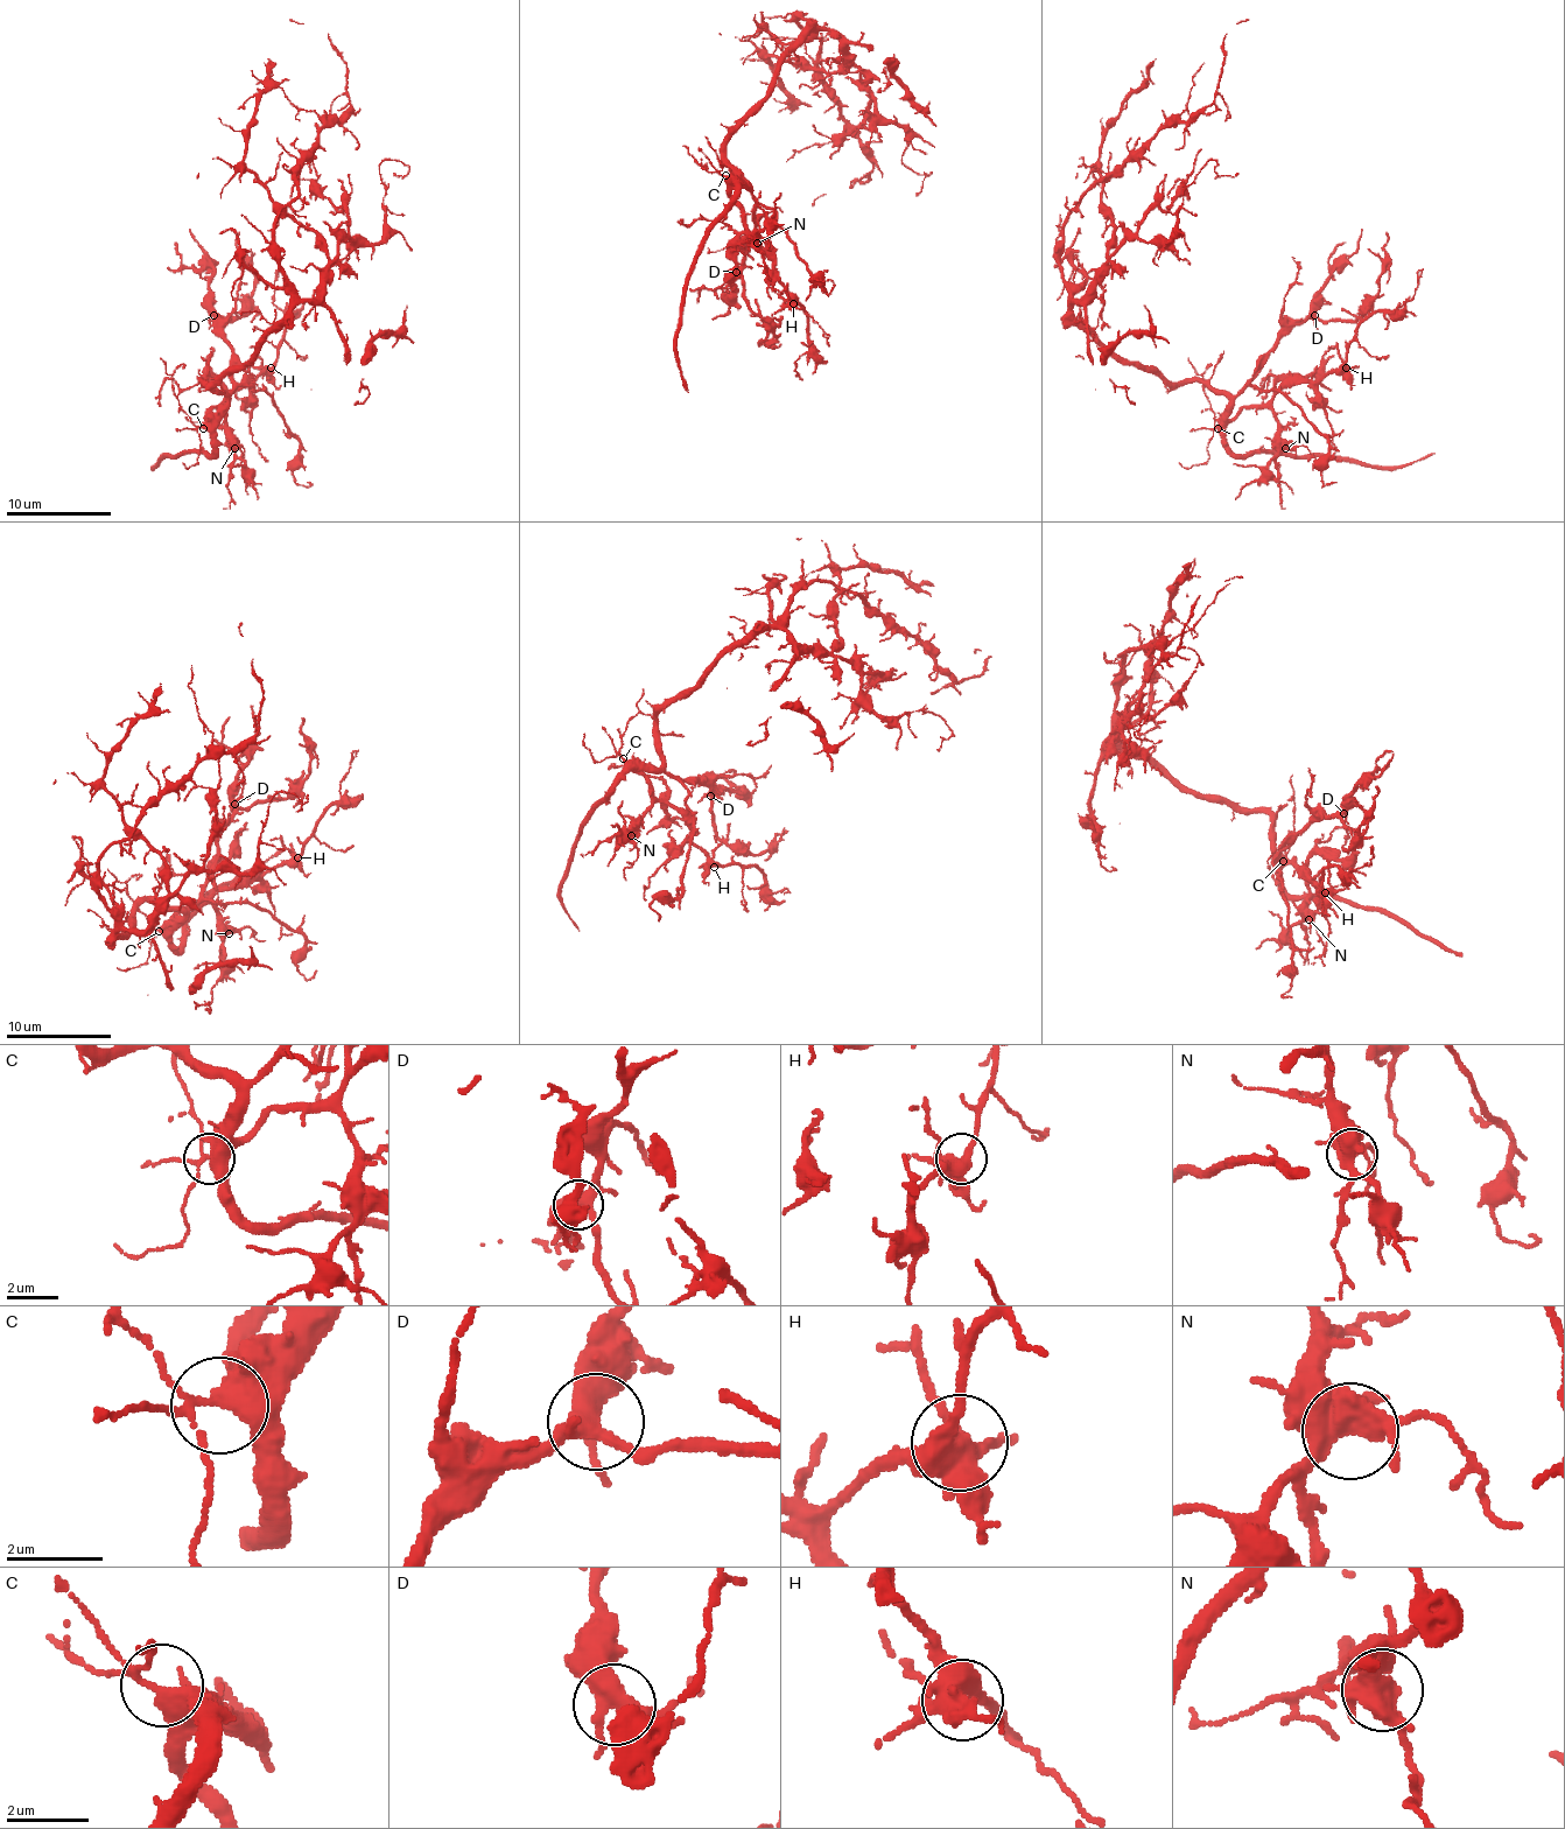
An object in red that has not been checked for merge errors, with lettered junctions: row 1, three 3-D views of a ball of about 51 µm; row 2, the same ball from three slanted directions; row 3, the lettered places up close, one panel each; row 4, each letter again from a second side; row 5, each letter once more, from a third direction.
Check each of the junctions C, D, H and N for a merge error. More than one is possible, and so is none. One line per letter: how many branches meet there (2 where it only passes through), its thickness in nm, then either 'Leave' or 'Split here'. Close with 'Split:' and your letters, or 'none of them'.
C: Branches: 5. Thickness 380 nm. Leave
D: Branches: 5. Thickness 420 nm. Leave
H: Branches: 6. Thickness 480 nm. Leave
N: Branches: 6. Thickness 550 nm. Leave
Split: none of them

